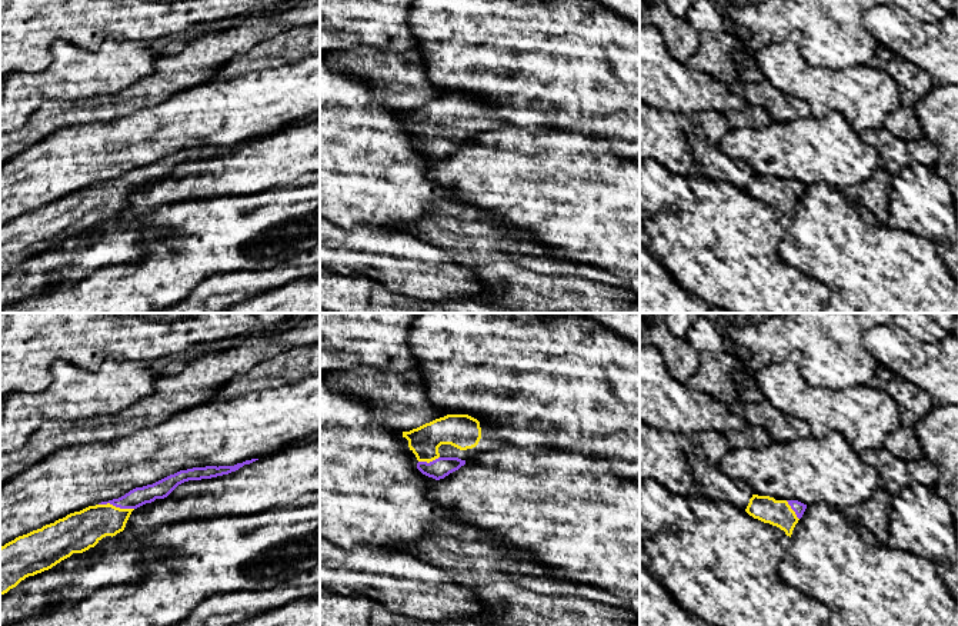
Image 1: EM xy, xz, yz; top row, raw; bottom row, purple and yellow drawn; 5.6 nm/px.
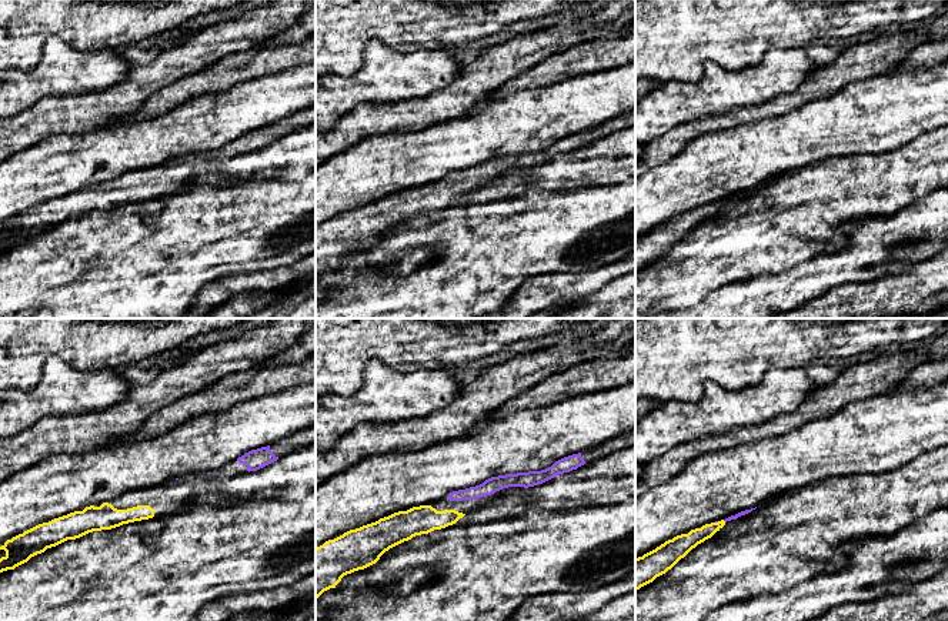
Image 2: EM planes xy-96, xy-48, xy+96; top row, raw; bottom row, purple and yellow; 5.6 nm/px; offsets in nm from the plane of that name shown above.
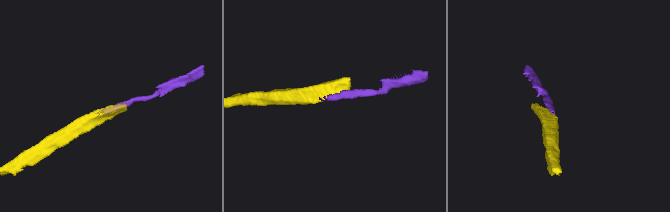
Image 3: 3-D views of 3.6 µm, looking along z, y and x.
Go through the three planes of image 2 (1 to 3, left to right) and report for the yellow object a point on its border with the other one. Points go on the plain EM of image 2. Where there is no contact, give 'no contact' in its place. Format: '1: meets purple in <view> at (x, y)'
1: no contact
2: no contact
3: no contact

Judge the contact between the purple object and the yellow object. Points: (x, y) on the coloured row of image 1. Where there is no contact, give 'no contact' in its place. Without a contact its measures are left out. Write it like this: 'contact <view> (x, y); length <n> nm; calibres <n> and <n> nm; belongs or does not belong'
contact xy (116, 506); length 200 nm; calibres 110 and 220 nm; belongs

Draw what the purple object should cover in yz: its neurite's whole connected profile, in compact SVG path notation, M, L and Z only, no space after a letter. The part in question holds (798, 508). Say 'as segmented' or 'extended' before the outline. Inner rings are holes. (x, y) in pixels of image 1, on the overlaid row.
extended; M752 495L745 512L754 519L780 527L791 537L805 509L807 505L798 500L775 500L770 496Z

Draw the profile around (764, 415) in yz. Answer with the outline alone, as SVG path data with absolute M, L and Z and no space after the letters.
M767 399L758 403L737 402L730 410L741 416L748 426L762 427L771 442L790 442L798 437L797 432L787 422L787 414L781 413Z

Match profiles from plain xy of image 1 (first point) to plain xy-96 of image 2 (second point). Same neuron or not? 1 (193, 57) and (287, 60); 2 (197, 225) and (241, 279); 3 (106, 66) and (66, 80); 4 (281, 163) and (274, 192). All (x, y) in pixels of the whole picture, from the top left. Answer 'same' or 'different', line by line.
1: different
2: different
3: same
4: different

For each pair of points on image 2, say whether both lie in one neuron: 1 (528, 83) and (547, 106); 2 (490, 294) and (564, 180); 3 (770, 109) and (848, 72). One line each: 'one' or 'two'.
1: two
2: two
3: one

